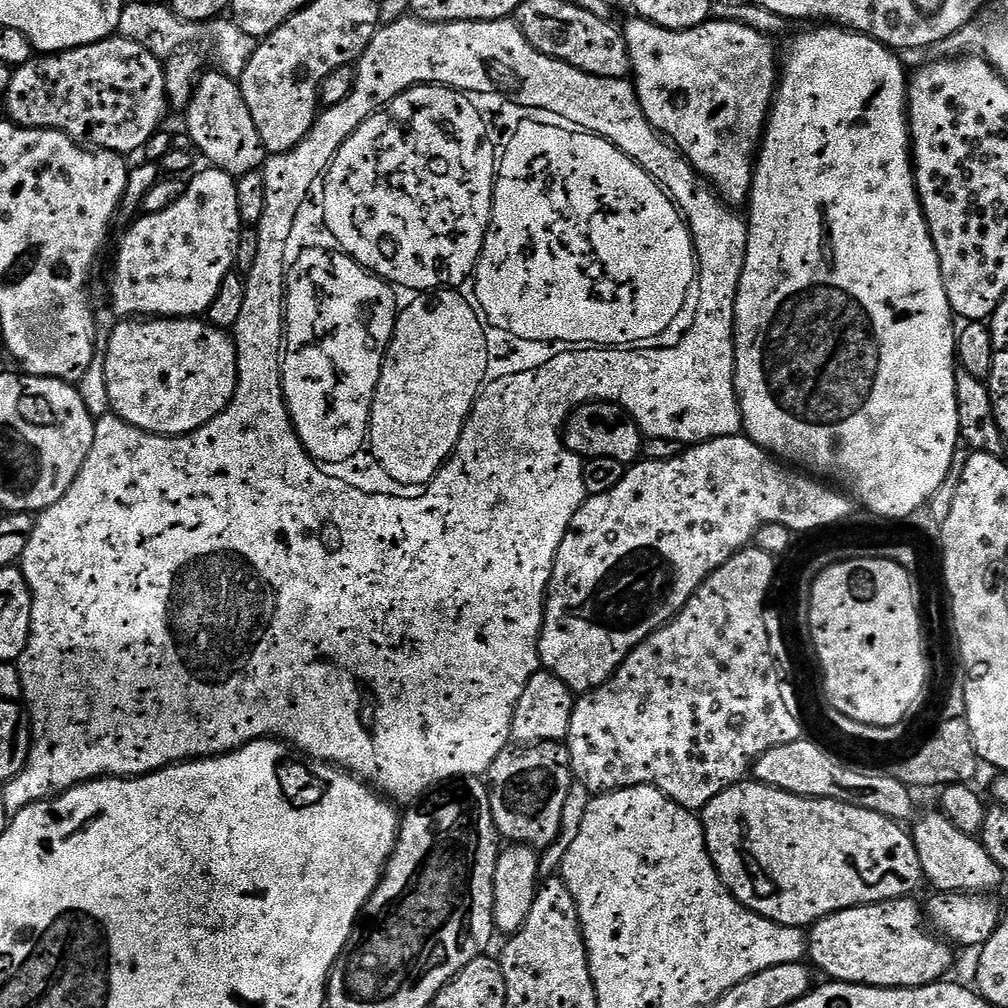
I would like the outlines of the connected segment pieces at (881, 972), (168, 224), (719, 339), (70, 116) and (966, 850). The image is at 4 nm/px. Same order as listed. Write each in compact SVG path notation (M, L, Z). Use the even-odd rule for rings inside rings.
M905 898L903 900L884 900L881 904L859 904L857 908L847 908L841 912L836 912L832 916L823 916L822 919L817 920L815 924L811 925L810 931L807 933L808 956L810 957L811 963L817 969L820 967L828 975L825 977L831 978L833 981L842 984L869 984L871 988L921 988L927 984L943 981L947 977L944 975L952 968L953 945L939 935L933 934L931 931L928 931L928 933L920 929L923 924L926 924L926 916L922 911L921 905L919 908L914 901L915 899Z
M211 166L205 167L205 172L200 172L191 181L187 181L182 198L174 202L161 212L149 212L141 215L135 221L136 225L125 234L120 240L120 249L116 252L116 273L112 276L112 308L120 318L200 318L207 313L208 308L214 302L214 297L218 295L218 290L227 276L233 275L236 264L236 251L240 248L240 228L242 221L238 210L238 190L236 180L229 172L224 172L220 168Z
M405 18L393 24L385 24L376 29L370 46L366 46L366 50L355 65L355 70L356 81L350 94L342 98L342 102L324 108L317 115L314 126L308 131L306 138L298 142L298 146L294 146L289 152L277 152L265 159L262 171L266 182L266 210L262 210L262 218L258 225L260 237L256 240L256 257L252 260L252 269L246 272L244 281L246 298L242 302L242 310L238 313L238 322L234 329L238 378L236 393L226 406L226 410L219 412L206 426L188 432L184 436L155 436L152 432L130 426L121 416L115 414L99 417L94 430L94 446L90 446L90 454L78 478L74 478L70 490L66 490L61 500L54 502L54 506L50 506L35 517L36 525L32 537L30 542L26 542L26 550L18 565L32 591L32 633L26 650L18 661L24 687L22 700L32 721L32 753L22 774L3 785L2 799L6 802L9 813L15 814L28 804L37 804L39 800L69 792L71 788L76 788L87 780L113 776L125 778L144 776L147 772L169 768L172 764L183 764L185 760L199 760L205 756L225 756L236 748L265 738L282 740L314 760L322 760L325 764L351 772L353 776L367 782L375 791L397 805L411 805L425 795L423 792L427 788L435 789L457 778L483 777L490 763L488 748L499 750L509 747L518 698L522 698L526 682L530 682L530 678L534 678L534 674L541 671L540 631L544 628L544 602L548 595L552 567L556 561L558 546L562 546L562 538L566 538L566 530L574 514L584 505L588 496L584 485L584 460L575 456L564 445L562 435L564 421L571 416L575 408L581 408L593 400L604 400L607 404L621 404L634 417L641 433L648 438L677 440L685 446L691 446L704 440L741 435L744 419L740 413L740 400L736 396L734 306L744 269L744 259L748 253L748 225L745 217L741 213L739 216L736 213L739 211L735 207L725 204L719 195L697 176L691 164L652 127L652 123L642 110L639 98L636 97L635 87L627 79L615 80L586 74L566 62L542 54L524 37L520 25L512 18L459 20L453 24L431 24L425 20ZM381 110L384 111L384 120L392 120L392 180L386 184L386 174L378 174L374 172L374 168L366 170L364 160L356 160L356 156L364 156L364 152L356 152L356 140L352 140L352 180L350 180L348 164L340 168L340 160L335 158L338 148L367 119ZM327 168L328 173L325 174L322 183L318 180ZM691 242L699 245L698 250L704 269L701 303L702 310L708 316L690 330L687 340L683 341L679 348L666 353L664 352L666 342L660 342L660 334L666 336L664 330L668 320L672 320L672 316L680 312L680 304L684 304L684 294L692 277L692 249L689 247ZM287 252L304 256L302 264L296 264L296 272L289 272L286 266ZM336 416L340 420L348 416L348 424L352 428L365 427L361 432L349 434L348 456L336 456L335 450L331 448L332 439L336 436Z
M119 34L65 52L33 55L30 62L13 71L6 106L7 119L13 124L24 128L52 128L64 132L75 144L121 154L139 153L145 148L152 135L165 127L164 115L170 112L164 64L146 46L138 46L138 42L130 42Z
M933 810L922 816L915 821L916 829L913 827L910 835L916 843L925 881L929 885L932 883L936 892L988 894L996 890L992 888L998 887L1003 882L1006 872L996 865L994 858L990 858L983 843L975 836L962 834L962 830L958 830L958 826L954 826L954 822L950 822L950 818L939 810Z

